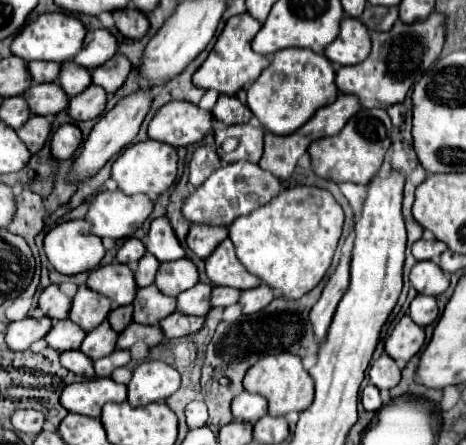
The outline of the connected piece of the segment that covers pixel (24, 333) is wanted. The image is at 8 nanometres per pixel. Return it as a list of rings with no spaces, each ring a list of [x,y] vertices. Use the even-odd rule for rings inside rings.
[[[24,318],[18,322],[10,322],[6,330],[6,346],[10,350],[28,350],[32,342],[46,336],[52,322],[48,318]]]

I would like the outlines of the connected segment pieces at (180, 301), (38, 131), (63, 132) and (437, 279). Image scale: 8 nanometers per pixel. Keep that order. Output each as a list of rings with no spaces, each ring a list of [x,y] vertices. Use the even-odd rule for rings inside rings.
[[[196,284],[190,290],[184,290],[176,296],[176,310],[180,314],[192,314],[192,316],[206,316],[210,310],[210,284]]]
[[[32,116],[22,128],[16,130],[16,134],[26,144],[26,148],[36,154],[50,134],[50,122],[44,116]]]
[[[62,124],[50,140],[50,150],[52,156],[58,160],[68,160],[76,152],[76,148],[82,142],[82,132],[76,124]]]
[[[416,262],[410,272],[410,284],[418,294],[438,296],[448,288],[450,280],[436,262]]]

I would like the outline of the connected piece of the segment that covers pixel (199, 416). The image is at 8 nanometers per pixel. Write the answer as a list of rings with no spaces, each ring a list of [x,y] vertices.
[[[196,400],[196,402],[190,402],[186,406],[186,422],[188,422],[188,428],[200,428],[204,426],[208,420],[208,412],[206,412],[206,404],[204,400]]]

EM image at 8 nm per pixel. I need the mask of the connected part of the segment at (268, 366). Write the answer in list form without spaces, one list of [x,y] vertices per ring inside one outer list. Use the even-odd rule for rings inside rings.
[[[276,354],[276,356],[264,356],[260,362],[256,362],[248,374],[244,376],[244,388],[248,392],[258,392],[268,400],[268,414],[272,416],[284,416],[286,412],[302,412],[306,410],[314,400],[314,380],[304,370],[302,360],[294,354]]]

